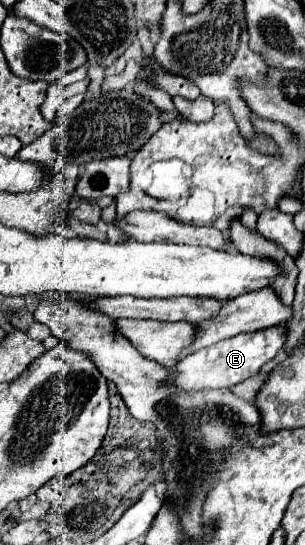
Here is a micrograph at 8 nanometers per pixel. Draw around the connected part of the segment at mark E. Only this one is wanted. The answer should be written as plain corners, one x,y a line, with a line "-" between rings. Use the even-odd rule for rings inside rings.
276,325
268,329
260,329
256,333
240,333
232,339
224,339
212,347
204,347
192,355
186,355
172,371
174,371
174,385
182,389
218,389
218,387
232,387
240,381
246,381
260,373
260,369
272,361
278,351
284,349
288,339
288,327

